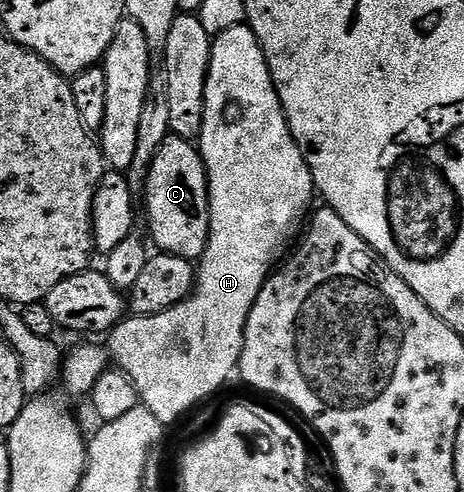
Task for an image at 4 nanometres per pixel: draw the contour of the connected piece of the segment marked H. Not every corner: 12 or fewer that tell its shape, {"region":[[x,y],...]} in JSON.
{"region":[[257,34],[211,41],[195,287],[106,337],[171,426],[236,375],[317,196]]}

